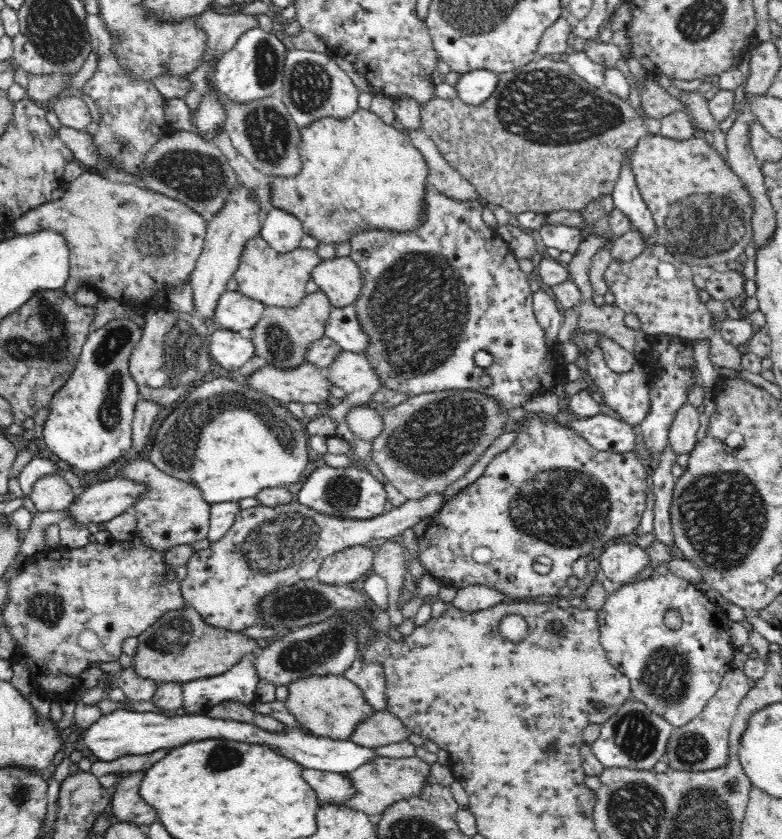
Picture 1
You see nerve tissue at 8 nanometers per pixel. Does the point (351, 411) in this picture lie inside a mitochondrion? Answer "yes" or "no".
no

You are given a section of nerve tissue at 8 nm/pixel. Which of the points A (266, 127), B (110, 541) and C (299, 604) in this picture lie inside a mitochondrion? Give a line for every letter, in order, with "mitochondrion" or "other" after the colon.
A: mitochondrion
B: other
C: mitochondrion

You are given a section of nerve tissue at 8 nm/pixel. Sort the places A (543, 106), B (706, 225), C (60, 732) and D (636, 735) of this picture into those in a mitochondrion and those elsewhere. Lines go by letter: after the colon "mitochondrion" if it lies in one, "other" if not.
A: mitochondrion
B: mitochondrion
C: other
D: mitochondrion

